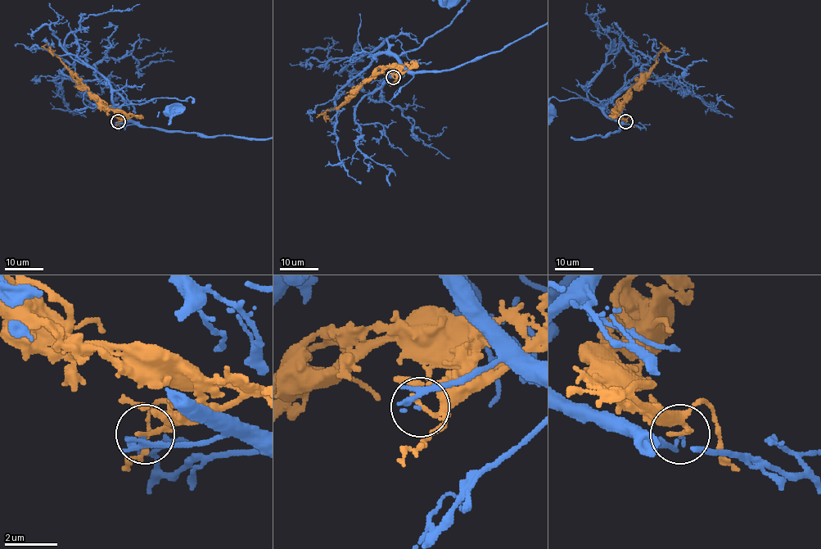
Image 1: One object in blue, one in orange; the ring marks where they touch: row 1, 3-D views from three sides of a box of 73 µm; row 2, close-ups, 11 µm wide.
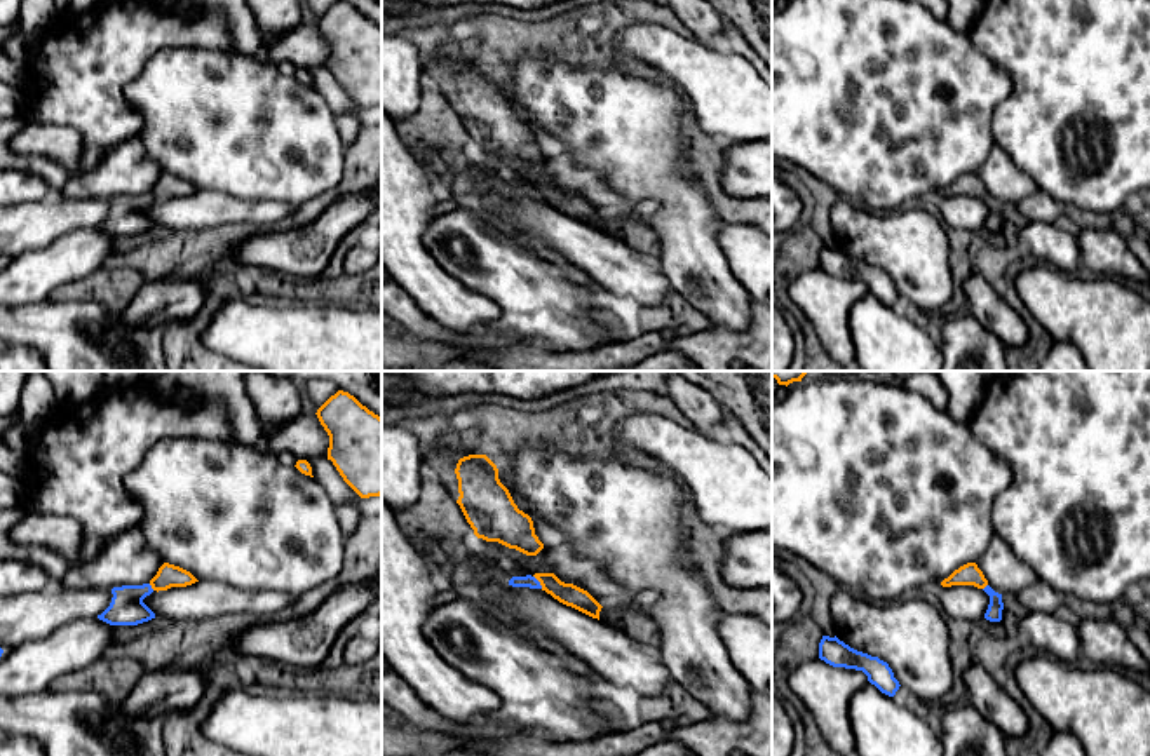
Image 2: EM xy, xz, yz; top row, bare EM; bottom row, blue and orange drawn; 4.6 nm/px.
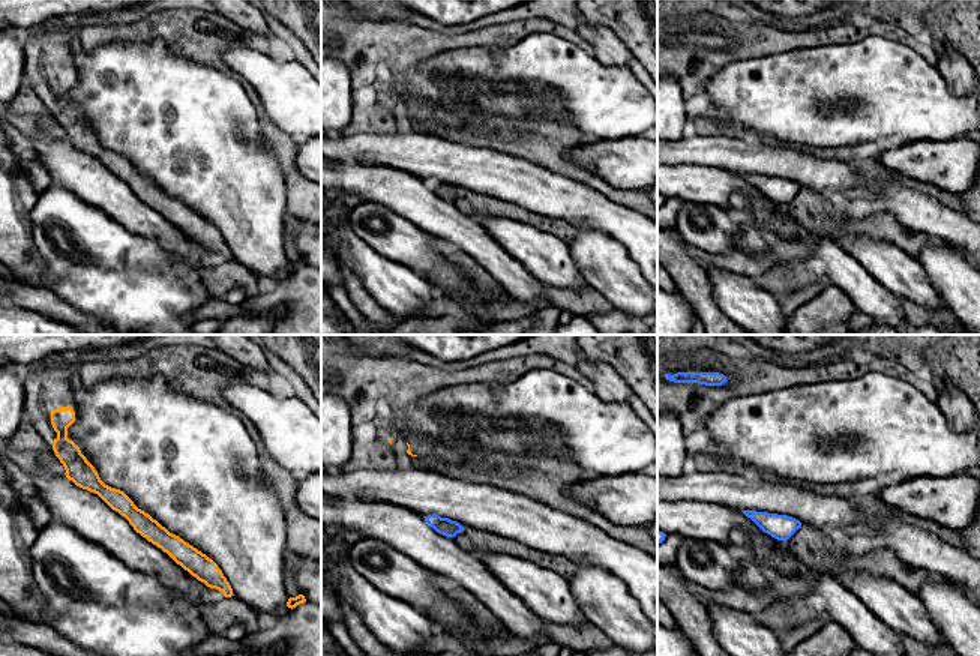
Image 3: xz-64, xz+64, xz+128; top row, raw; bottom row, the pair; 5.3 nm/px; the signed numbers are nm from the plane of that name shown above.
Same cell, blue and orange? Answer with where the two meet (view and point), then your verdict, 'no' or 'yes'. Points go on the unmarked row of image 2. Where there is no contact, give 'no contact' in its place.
xz (539, 192) | no

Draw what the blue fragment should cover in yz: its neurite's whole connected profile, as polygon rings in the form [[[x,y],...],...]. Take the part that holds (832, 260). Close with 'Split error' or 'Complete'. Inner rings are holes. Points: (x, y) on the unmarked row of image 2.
[[[822,246],[819,268],[833,277],[862,280],[868,291],[889,307],[894,307],[901,296],[887,272],[850,258],[836,246]]]. Complete

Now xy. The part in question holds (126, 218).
[[[150,193],[113,197],[112,213],[98,228],[110,235],[138,235],[148,232],[155,228],[155,223],[143,209],[152,202]]]. Complete

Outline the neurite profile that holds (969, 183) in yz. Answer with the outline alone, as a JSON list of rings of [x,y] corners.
[[[967,172],[955,179],[948,188],[944,188],[941,195],[974,195],[978,199],[984,199],[988,195],[988,190],[984,188],[983,181],[978,178],[976,172]]]

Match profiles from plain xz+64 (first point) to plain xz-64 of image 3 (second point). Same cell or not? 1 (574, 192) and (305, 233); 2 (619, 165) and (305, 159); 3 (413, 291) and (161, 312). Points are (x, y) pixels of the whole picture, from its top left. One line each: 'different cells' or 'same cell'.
1: same cell
2: same cell
3: different cells

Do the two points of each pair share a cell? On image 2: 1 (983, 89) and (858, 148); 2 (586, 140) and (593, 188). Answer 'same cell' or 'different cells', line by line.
1: same cell
2: different cells

